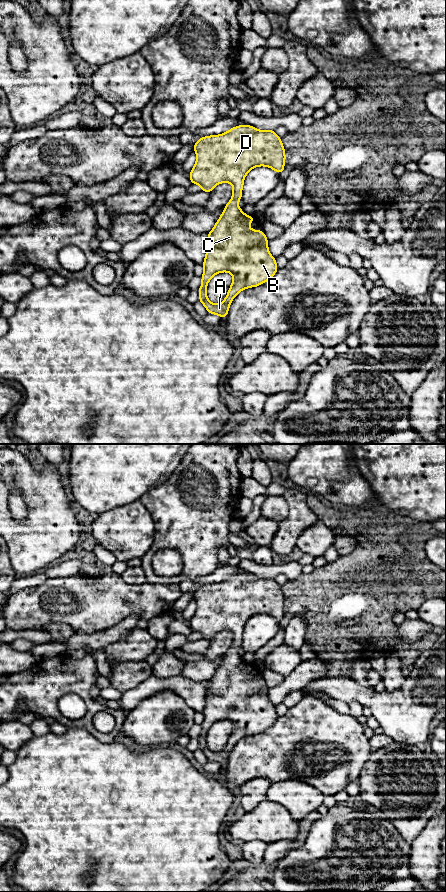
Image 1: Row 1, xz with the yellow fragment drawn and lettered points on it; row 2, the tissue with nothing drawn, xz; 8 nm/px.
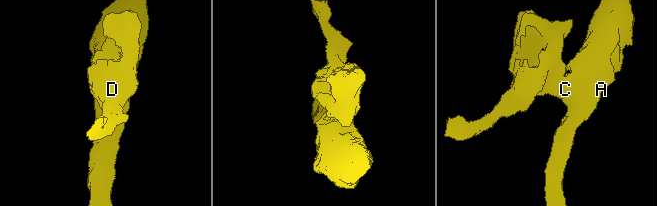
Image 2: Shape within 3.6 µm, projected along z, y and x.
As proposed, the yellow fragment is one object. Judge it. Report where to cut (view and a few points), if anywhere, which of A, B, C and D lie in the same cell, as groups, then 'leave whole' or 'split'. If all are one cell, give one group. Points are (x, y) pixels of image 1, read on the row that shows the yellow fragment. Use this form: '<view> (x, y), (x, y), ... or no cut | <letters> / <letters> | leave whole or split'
no cut | A B C D | leave whole

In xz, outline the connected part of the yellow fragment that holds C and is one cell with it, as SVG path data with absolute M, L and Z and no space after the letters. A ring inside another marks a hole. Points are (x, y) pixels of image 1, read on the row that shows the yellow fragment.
M240 125L220 135L202 137L193 147L197 160L189 175L192 184L200 185L201 190L208 193L220 183L228 182L233 186L231 200L224 207L214 228L207 234L206 256L202 263L204 273L201 276L202 283L198 290L199 301L208 313L226 318L230 303L240 291L265 283L279 269L275 257L268 250L268 239L265 233L260 230L251 230L249 227L249 223L255 221L256 218L247 216L239 208L238 201L242 199L244 178L254 167L266 166L280 174L283 173L285 149L281 138L274 130L262 131L251 125ZM221 272L230 272L233 275L233 281L224 301L221 304L213 304L207 298L206 289L211 278Z

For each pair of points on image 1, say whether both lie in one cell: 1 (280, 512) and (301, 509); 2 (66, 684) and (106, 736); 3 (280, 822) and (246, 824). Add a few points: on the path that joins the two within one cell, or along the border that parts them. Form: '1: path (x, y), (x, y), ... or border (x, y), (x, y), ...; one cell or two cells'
1: border (283, 496), (288, 507), (288, 514), (278, 523); two cells
2: path (82, 693), (90, 702), (90, 726); one cell
3: path (272, 822), (254, 824); one cell

